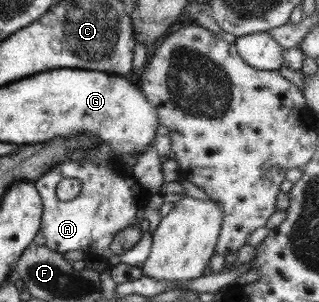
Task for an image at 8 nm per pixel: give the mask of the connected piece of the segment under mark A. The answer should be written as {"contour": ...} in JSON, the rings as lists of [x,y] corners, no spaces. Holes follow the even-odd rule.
{"contour":[[[100,143],[97,147],[98,151],[92,158],[55,163],[32,182],[42,202],[39,231],[45,237],[44,245],[60,255],[71,250],[82,250],[85,254],[95,254],[107,264],[123,263],[133,267],[140,266],[150,251],[152,237],[148,231],[143,232],[140,240],[121,256],[113,254],[109,245],[118,232],[144,220],[143,208],[151,194],[139,188],[130,175],[120,176],[120,168],[114,168],[119,156],[105,143]],[[63,178],[75,178],[81,183],[78,195],[71,200],[59,201],[55,197],[55,184]]]}

